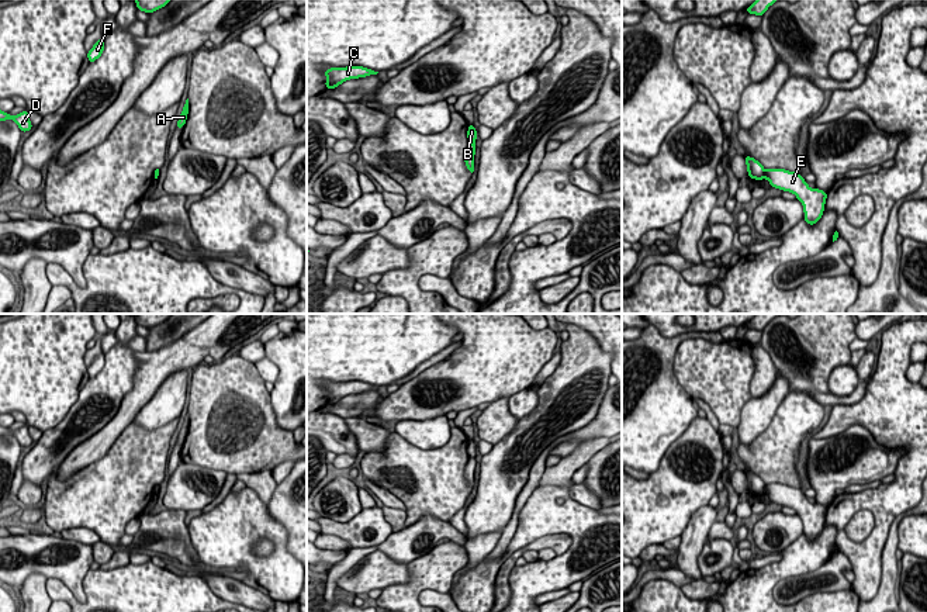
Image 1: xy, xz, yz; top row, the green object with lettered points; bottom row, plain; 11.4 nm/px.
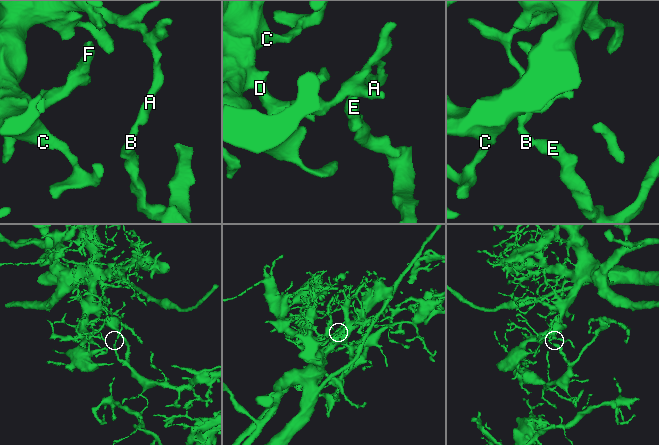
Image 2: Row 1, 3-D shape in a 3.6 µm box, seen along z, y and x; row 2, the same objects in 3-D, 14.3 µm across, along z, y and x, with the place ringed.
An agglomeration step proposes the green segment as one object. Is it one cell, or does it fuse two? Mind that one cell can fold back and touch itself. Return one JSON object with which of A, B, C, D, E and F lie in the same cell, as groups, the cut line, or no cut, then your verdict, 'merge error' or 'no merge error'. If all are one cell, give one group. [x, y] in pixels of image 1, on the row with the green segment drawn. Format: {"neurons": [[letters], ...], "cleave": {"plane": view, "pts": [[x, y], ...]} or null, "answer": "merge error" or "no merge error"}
{"neurons": [["A", "B", "C", "D", "F"], ["E"]], "cleave": {"plane": "yz", "pts": [[767, 170], [764, 177]]}, "answer": "merge error"}

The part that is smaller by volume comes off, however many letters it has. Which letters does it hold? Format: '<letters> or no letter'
E

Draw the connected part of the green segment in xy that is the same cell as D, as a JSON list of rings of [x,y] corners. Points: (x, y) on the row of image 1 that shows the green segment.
[[[0,110],[0,121],[6,121],[10,118],[18,125],[18,128],[23,132],[27,132],[32,128],[32,124],[31,124],[30,117],[28,117],[28,110],[24,110],[23,113],[20,113],[17,115],[10,115],[8,113],[4,113]]]

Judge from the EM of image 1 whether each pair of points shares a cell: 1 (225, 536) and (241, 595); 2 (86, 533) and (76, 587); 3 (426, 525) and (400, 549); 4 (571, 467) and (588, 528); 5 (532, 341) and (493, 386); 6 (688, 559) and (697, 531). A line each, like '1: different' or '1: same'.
1: different
2: different
3: same
4: different
5: same
6: same

